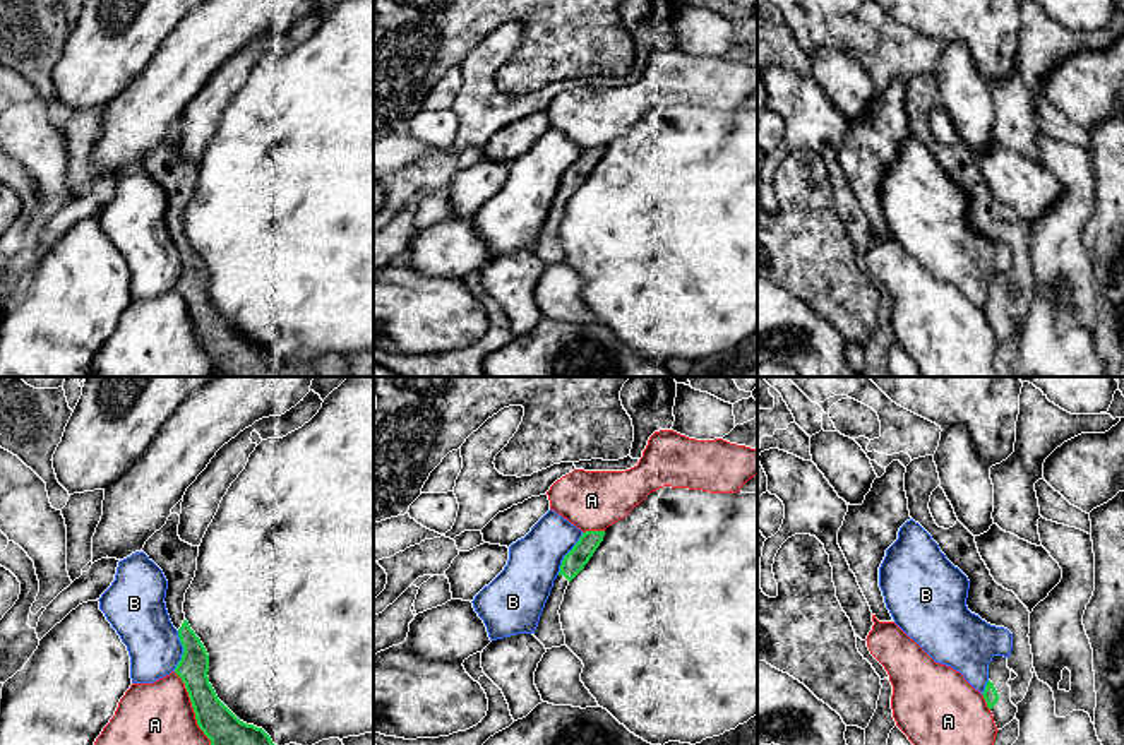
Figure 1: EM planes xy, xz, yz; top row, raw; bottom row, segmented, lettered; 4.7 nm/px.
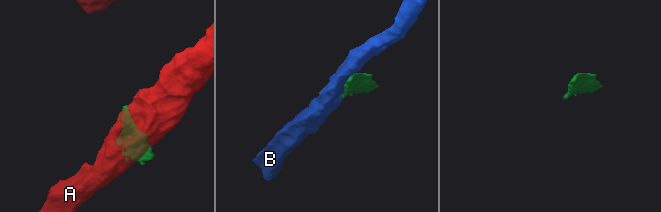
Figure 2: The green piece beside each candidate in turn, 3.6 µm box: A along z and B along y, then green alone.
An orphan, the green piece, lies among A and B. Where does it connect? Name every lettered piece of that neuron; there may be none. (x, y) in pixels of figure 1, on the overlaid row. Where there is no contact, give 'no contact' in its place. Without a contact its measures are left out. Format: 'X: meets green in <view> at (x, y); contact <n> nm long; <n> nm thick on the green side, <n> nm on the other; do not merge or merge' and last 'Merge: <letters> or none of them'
A: meets green in xy at (192, 706); contact 380 nm long; 170 nm thick on the green side, 300 nm on the other; do not merge
B: meets green in xz at (567, 554); contact 240 nm long; 100 nm thick on the green side, 240 nm on the other; do not merge
Merge: none of them

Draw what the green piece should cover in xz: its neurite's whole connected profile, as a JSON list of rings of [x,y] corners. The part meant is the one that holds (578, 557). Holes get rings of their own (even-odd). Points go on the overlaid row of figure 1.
[[[586,531],[574,545],[574,548],[564,557],[560,572],[553,581],[553,587],[540,615],[535,637],[545,646],[545,649],[565,646],[565,635],[560,623],[560,605],[564,601],[569,582],[584,569],[600,543],[605,531]]]

